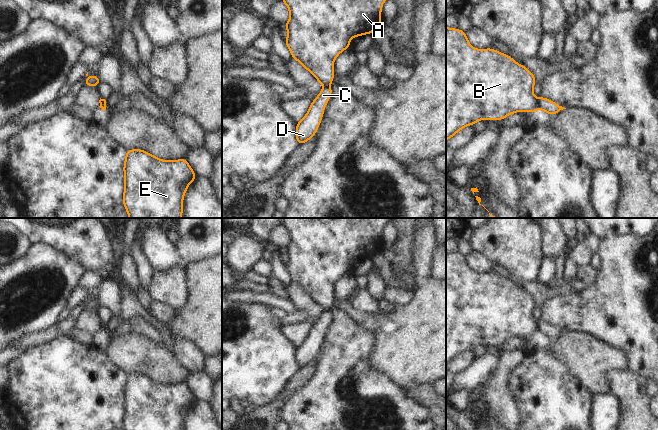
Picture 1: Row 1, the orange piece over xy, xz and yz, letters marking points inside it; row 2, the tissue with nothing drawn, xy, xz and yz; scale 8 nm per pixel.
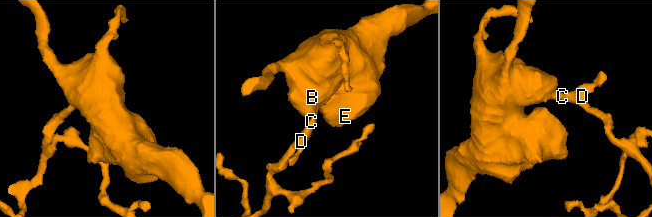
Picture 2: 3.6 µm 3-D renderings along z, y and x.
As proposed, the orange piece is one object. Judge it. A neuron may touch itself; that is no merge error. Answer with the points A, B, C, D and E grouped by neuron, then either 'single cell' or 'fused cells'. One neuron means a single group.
A B E / C D; fused cells

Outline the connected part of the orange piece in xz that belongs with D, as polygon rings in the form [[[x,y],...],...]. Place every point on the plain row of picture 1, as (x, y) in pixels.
[[[325,309],[311,327],[304,342],[296,347],[296,364],[299,369],[308,366],[317,356],[324,338],[325,329],[330,324],[331,318],[330,309]]]

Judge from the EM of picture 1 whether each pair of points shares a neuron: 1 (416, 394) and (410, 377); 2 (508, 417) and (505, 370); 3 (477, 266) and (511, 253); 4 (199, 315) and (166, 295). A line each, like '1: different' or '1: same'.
1: different
2: same
3: different
4: different

